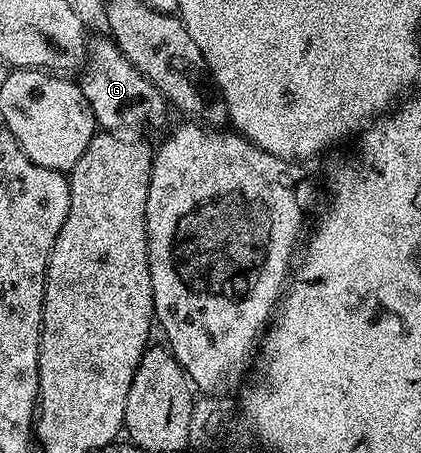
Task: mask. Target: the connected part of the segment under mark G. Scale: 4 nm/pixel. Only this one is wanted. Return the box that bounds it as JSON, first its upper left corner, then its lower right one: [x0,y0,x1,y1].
[80,36,168,132]

